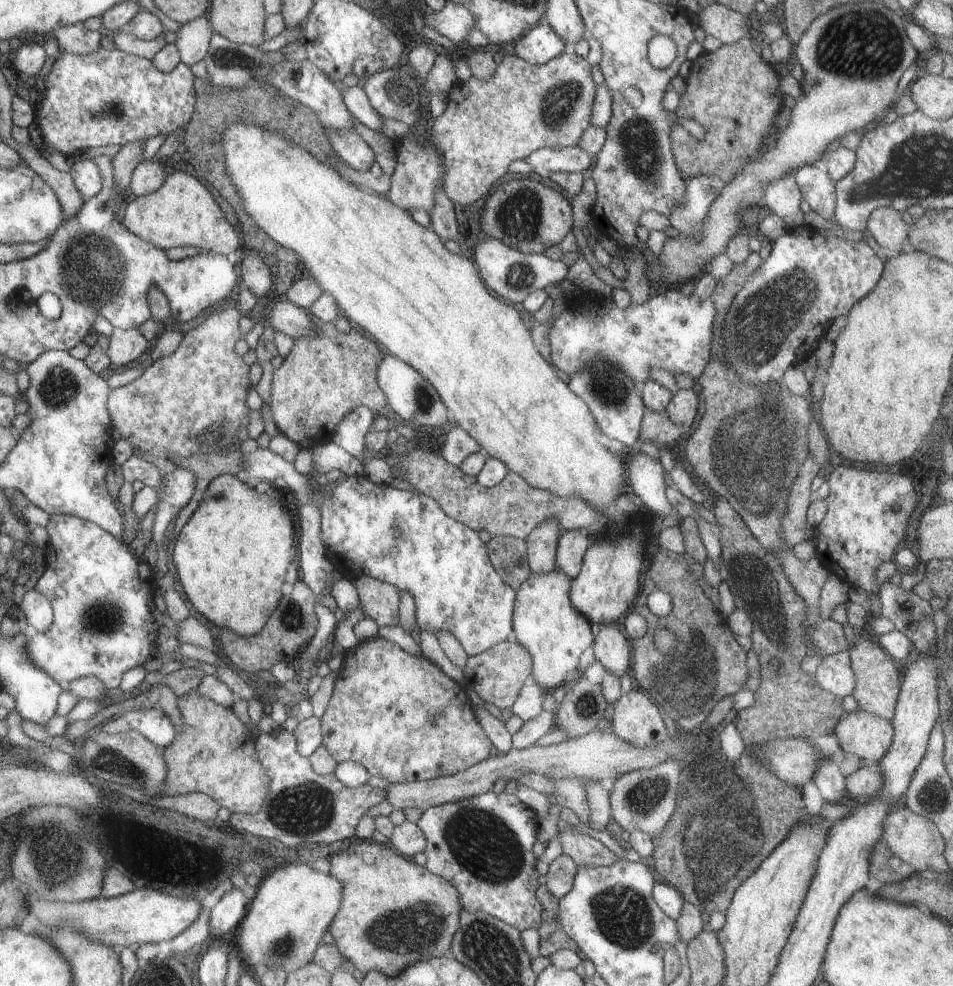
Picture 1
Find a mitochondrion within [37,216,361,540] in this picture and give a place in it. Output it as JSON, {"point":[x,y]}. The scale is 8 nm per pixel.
{"point":[94,272]}

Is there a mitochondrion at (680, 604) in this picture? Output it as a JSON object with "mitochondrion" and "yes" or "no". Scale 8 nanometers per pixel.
{"mitochondrion":"no"}

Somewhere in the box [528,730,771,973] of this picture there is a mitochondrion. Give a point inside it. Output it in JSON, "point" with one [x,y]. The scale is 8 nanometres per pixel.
{"point":[626,918]}

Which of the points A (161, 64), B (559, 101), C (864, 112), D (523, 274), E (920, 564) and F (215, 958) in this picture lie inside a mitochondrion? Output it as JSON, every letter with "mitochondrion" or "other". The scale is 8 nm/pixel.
{"A":"other","B":"mitochondrion","C":"other","D":"mitochondrion","E":"other","F":"other"}

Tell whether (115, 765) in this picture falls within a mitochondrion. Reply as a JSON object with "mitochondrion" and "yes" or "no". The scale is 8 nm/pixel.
{"mitochondrion":"yes"}

